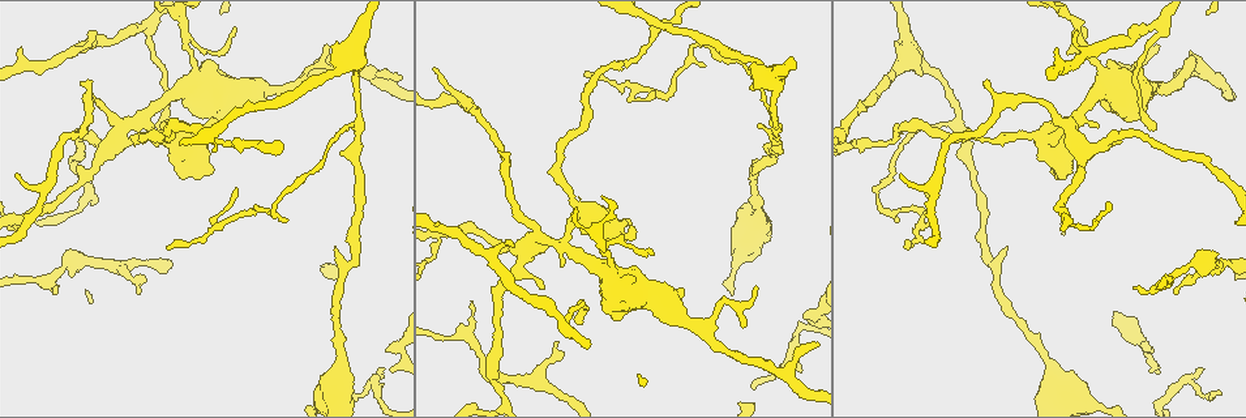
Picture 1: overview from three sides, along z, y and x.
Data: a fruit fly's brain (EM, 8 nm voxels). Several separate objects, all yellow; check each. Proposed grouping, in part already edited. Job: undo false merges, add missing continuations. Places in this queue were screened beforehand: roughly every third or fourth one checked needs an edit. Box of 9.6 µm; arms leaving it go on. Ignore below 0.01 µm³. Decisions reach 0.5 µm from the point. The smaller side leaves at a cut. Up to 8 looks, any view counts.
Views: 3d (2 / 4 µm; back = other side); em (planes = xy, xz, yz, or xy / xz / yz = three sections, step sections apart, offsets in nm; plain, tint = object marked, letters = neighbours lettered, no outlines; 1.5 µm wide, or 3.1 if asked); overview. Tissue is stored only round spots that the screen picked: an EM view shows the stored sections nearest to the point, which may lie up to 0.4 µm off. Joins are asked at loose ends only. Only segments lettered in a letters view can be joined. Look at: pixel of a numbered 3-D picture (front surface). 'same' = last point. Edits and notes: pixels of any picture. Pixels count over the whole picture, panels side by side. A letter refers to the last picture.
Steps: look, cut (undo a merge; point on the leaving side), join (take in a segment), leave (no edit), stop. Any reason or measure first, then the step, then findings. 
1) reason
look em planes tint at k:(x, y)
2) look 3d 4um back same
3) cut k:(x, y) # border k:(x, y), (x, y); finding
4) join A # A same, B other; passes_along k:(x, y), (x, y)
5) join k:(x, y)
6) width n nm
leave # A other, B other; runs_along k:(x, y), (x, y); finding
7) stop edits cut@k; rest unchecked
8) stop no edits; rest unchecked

thin end
look 3d 2um at 1:(1202, 371)

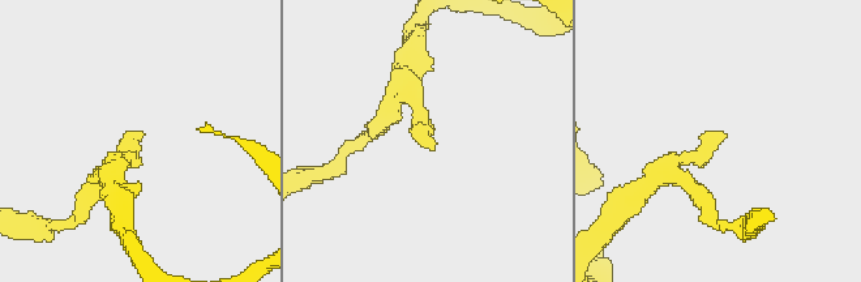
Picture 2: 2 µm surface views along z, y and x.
look em planes letters at 2:(135, 133)

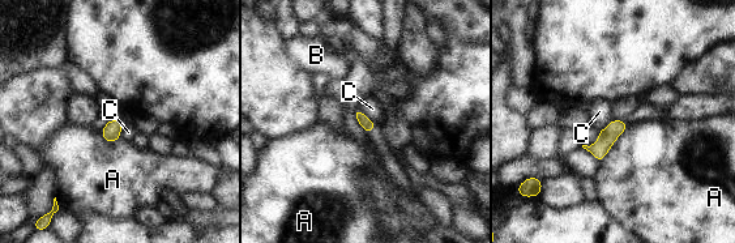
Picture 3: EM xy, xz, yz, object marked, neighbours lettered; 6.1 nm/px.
leave # A other, B other, C other; border 3:(358, 107), (376, 126); none of them fits

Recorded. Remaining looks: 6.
narrows sharply
look 3d 4um at 1:(437, 238)

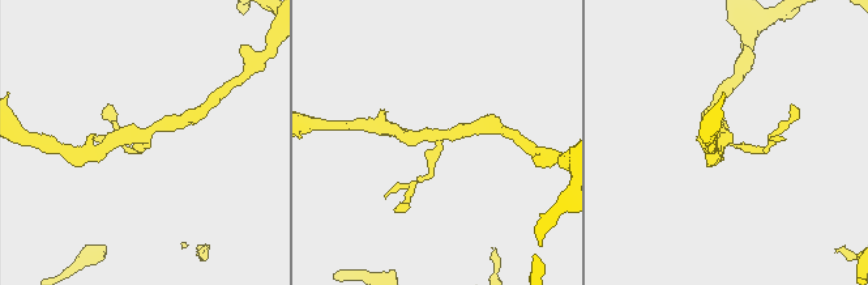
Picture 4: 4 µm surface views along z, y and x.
look em xz step 8 tint at 4:(147, 130)

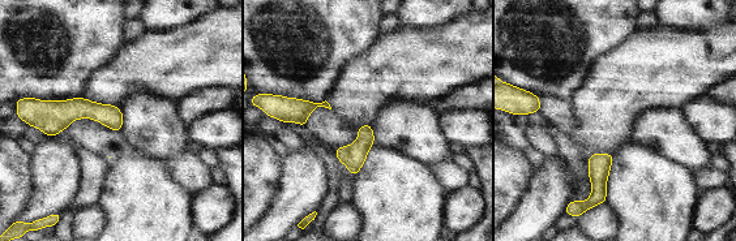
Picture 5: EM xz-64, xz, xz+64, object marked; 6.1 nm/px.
look em planes letters same

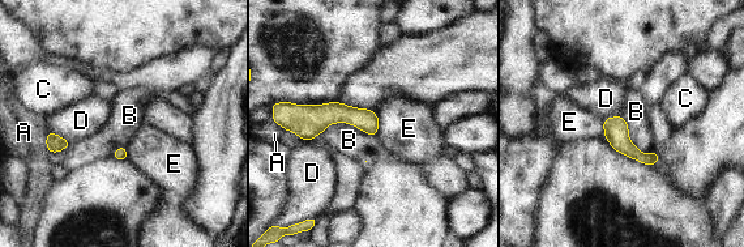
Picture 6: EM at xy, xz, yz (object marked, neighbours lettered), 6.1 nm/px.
leave # A other, B other, C other, D other, E other; border 6:(48, 130), (72, 144); all the same neuron

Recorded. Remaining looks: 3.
an open end
look em planes tint at 1:(1154, 127)

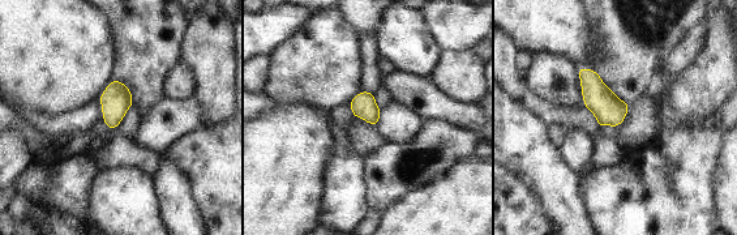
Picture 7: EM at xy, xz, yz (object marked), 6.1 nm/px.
look em planes letters same

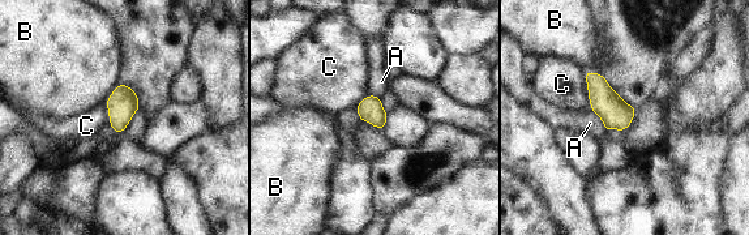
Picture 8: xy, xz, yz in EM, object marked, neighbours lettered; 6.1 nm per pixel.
longest_contact C 260 nm
leave # A other, B other, C other; border 8:(593, 111), (607, 131); none of them fits

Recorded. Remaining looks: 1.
stop no edits; rest unchecked

